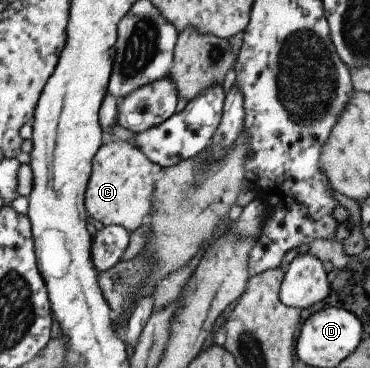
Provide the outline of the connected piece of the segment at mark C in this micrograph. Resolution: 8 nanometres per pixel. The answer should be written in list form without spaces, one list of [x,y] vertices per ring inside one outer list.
[[[127,141],[101,144],[94,153],[83,196],[83,205],[89,220],[98,220],[102,226],[122,226],[128,232],[136,230],[149,213],[153,184],[161,169],[160,165],[150,162],[136,145]]]

